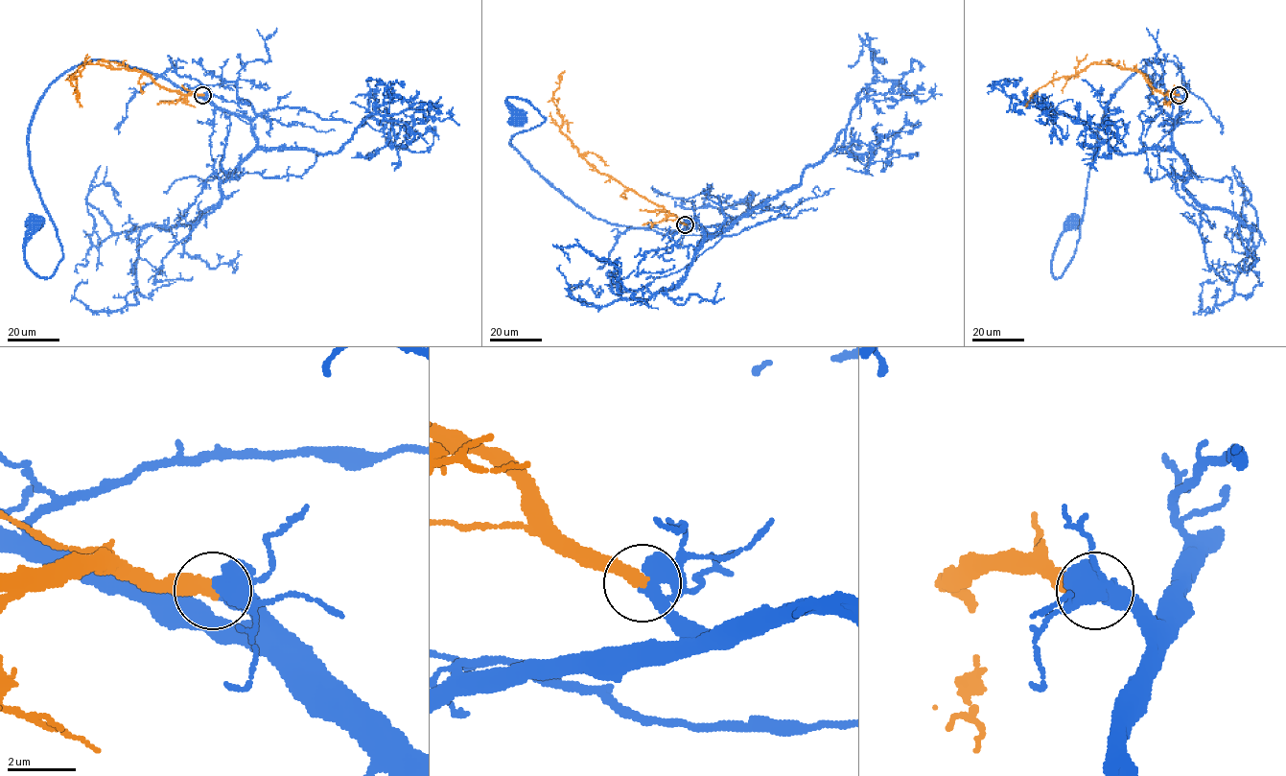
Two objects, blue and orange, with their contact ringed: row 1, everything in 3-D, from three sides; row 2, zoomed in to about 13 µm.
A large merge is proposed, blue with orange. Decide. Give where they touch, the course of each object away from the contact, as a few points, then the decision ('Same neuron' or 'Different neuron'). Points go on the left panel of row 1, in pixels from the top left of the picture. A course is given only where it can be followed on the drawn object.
Place: (202, 95). Course of blue: (202, 95), (120, 61), (64, 72), (28, 138), (63, 258), (50, 277), (25, 258), (34, 223). Course of orange: (202, 95), (173, 92), (134, 70), (85, 62), (79, 68), (81, 74), (71, 80), (81, 105). Same neuron

